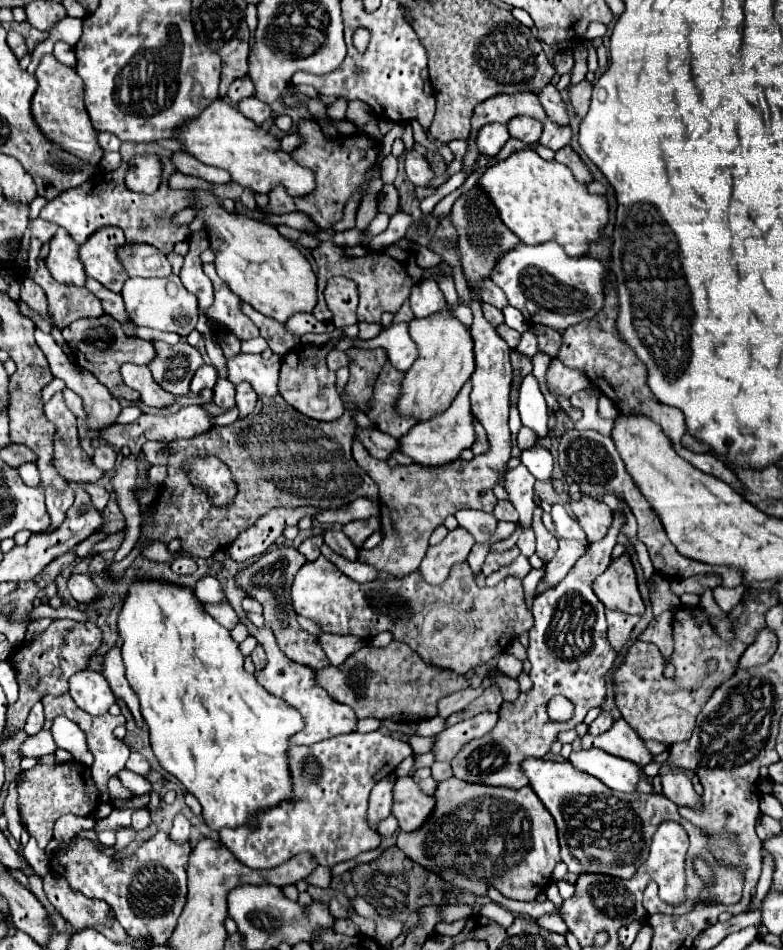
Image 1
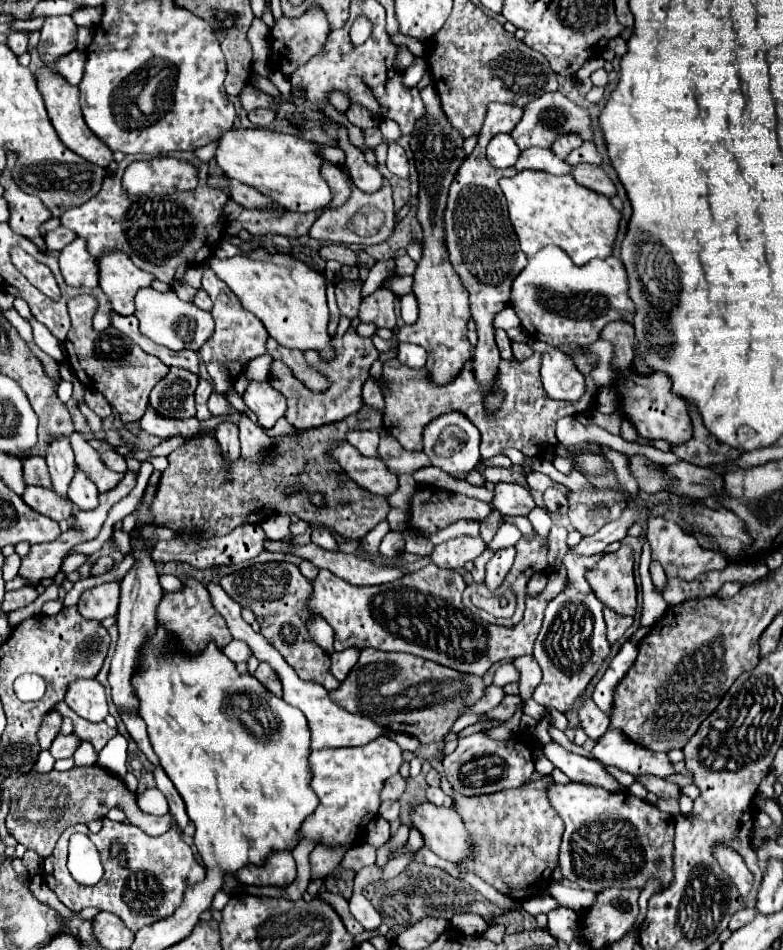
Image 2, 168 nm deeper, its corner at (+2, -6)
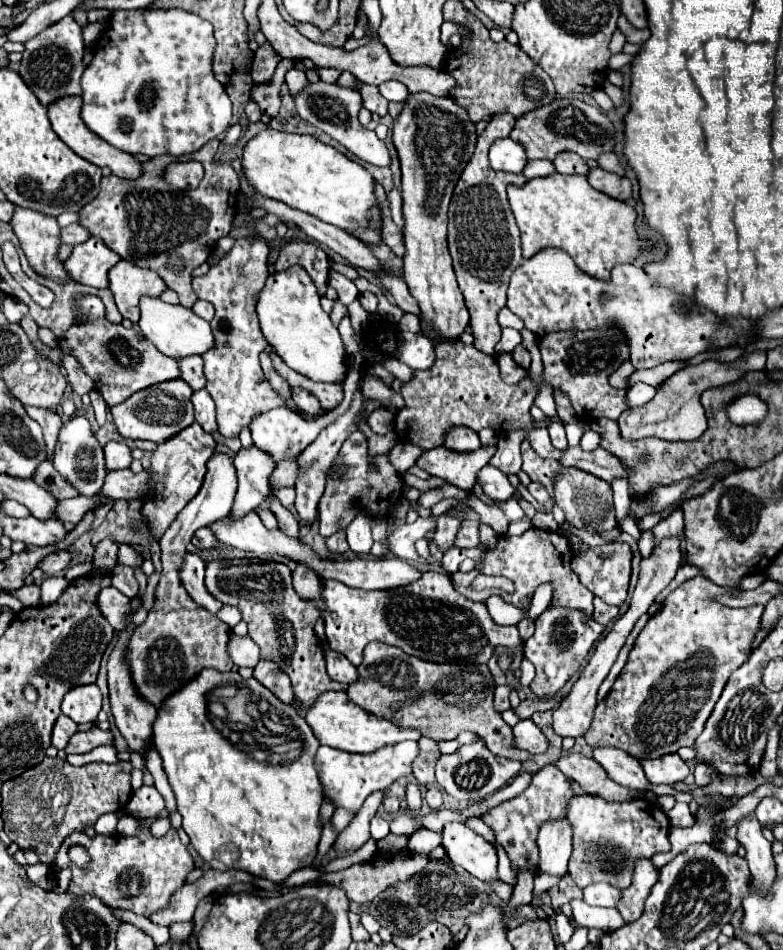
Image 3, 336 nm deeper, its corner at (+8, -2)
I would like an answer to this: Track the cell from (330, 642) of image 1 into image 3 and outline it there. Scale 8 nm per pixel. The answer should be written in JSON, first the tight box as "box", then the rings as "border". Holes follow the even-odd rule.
{"box":[325,649,357,685],"border":[[[325,649],[325,663],[327,663],[327,673],[333,681],[339,681],[339,683],[345,683],[345,685],[351,685],[357,681],[357,669],[347,661],[343,659],[343,655],[337,655],[335,651],[331,649]]]}

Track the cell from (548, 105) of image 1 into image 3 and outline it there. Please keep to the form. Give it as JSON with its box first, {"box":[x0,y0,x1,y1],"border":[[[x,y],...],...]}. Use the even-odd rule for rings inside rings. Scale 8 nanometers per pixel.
{"box":[553,151,591,175],"border":[[[567,151],[557,155],[553,165],[563,175],[587,175],[589,169],[591,169],[579,155],[573,155],[573,153],[567,153]]]}

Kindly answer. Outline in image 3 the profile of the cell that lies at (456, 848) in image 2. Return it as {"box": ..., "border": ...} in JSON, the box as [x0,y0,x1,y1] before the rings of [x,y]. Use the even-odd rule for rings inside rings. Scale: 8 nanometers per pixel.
{"box":[443,823,497,883],"border":[[[447,823],[443,829],[443,843],[453,863],[461,865],[483,883],[497,881],[497,851],[479,833],[461,823]]]}

